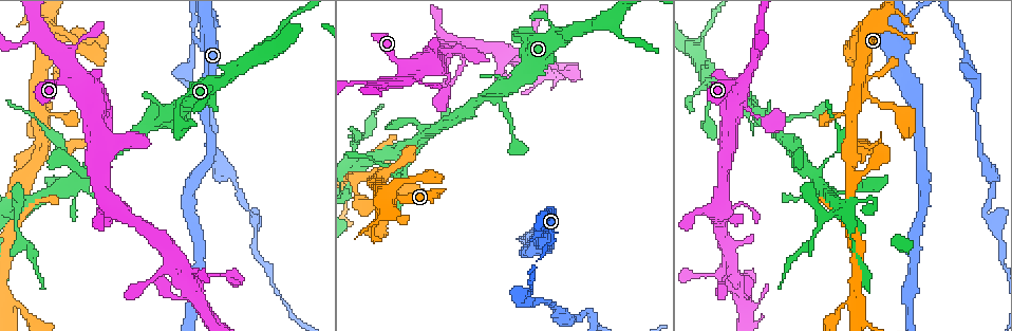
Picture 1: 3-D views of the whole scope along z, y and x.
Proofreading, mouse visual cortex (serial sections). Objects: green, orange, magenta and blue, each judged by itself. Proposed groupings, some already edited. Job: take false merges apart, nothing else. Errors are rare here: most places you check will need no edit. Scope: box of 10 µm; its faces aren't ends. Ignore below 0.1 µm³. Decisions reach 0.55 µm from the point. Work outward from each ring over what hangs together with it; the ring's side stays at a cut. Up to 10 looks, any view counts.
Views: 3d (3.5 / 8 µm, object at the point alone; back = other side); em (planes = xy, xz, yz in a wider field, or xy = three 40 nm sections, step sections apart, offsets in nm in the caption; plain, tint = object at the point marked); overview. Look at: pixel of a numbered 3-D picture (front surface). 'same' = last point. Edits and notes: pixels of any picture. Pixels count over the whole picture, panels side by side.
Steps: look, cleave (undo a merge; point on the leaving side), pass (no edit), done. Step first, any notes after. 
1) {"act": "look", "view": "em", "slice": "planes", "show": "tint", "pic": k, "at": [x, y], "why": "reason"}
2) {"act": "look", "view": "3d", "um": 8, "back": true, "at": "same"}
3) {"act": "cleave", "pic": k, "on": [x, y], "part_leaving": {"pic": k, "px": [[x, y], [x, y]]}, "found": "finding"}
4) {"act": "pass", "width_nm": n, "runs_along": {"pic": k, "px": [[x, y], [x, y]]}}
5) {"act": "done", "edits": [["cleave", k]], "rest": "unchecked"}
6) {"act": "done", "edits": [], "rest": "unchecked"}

{"act": "look", "view": "3d", "um": 8, "pic": 1, "at": [899, 23]}

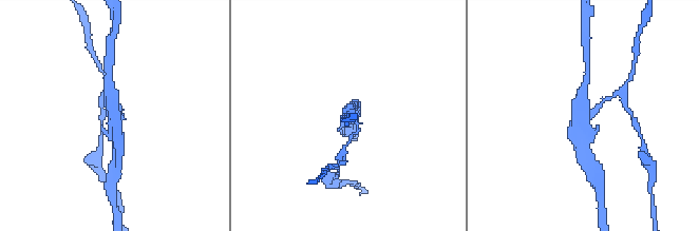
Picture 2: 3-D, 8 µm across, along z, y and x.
{"act": "look", "view": "3d", "um": 3.5, "at": "same"}

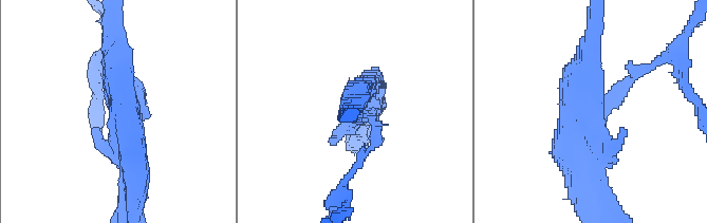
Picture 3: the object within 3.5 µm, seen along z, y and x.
{"act": "look", "view": "em", "slice": "xy", "step": 3, "show": "tint", "pic": 3, "at": [594, 111], "arms": 3, "arm_widths_nm": [200, 300, 400], "why": "now the EM"}

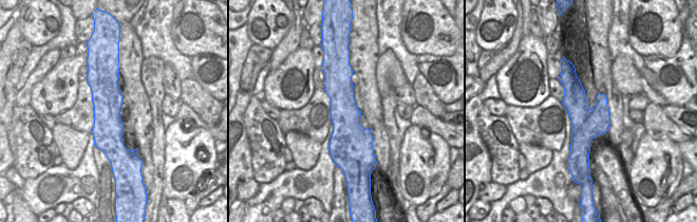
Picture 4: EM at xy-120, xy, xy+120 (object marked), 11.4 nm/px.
{"act": "cleave", "pic": 3, "on": [632, 77], "border": {"pic": 4, "px": [[343, 126], [345, 137], [371, 143]]}, "found": "two cells meet here"}

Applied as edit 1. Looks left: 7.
{"act": "look", "view": "overview", "why": "redraw"}

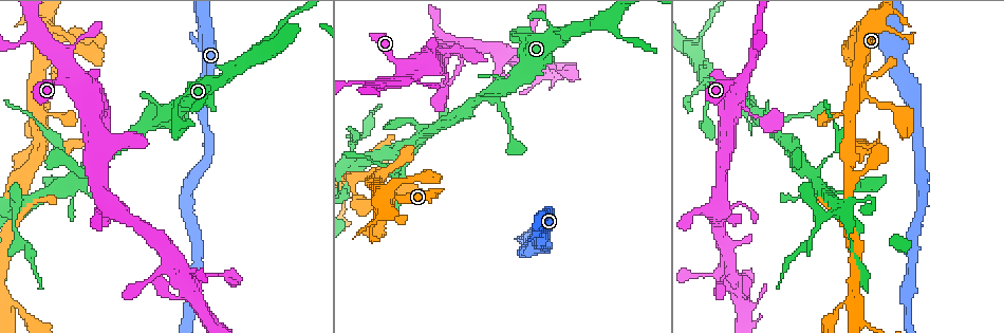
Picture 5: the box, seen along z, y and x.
{"act": "look", "view": "em", "slice": "xy", "step": 2, "show": "tint", "pic": 5, "at": [382, 83], "why": "a narrow waist"}

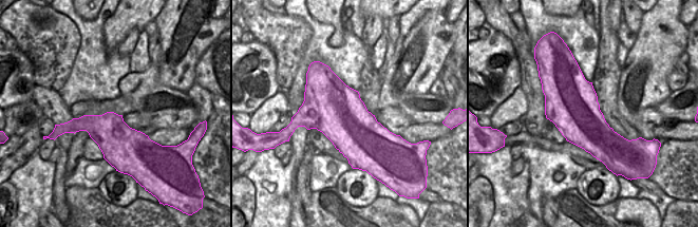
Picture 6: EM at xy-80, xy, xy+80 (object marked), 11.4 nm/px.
{"act": "look", "view": "3d", "um": 3.5, "back": true, "at": "same"}

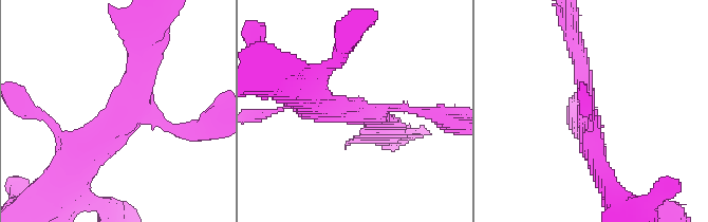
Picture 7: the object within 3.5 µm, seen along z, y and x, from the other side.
{"act": "pass", "arms": 3, "runs_along": {"pic": 7, "px": [[73, 177], [137, 92], [144, 56]]}, "found": "all the same cell"}

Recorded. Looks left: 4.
{"act": "look", "view": "3d", "um": 8, "pic": 5, "at": [424, 133], "why": "two arms in line, one across"}

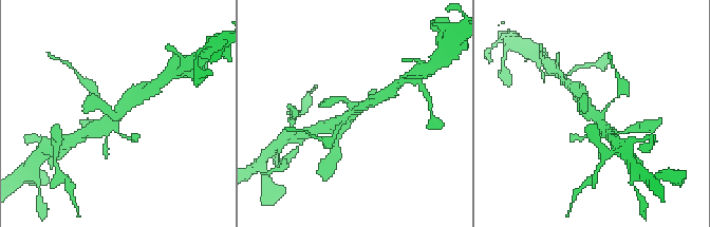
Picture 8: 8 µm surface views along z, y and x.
{"act": "look", "view": "3d", "um": 3.5, "at": "same", "why": "closer look"}

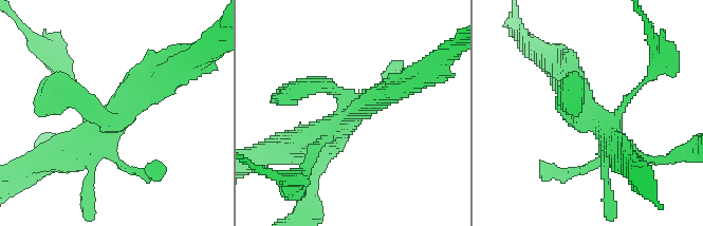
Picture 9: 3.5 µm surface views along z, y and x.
{"act": "look", "view": "em", "slice": "xy", "step": 5, "show": "tint", "pic": 9, "at": [356, 108]}

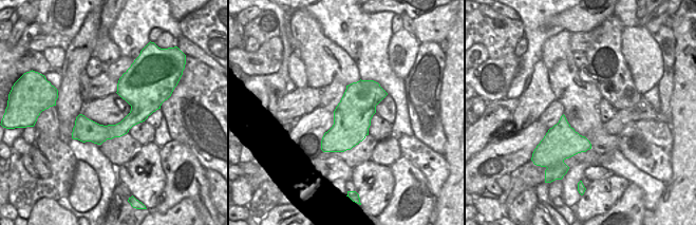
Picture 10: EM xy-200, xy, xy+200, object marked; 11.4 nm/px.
{"act": "pass", "runs_along": {"pic": 9, "px": [[167, 73], [67, 154]]}, "found": "continuous, no second cell"}

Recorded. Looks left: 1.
{"act": "done", "edits": [["cleave", 3]], "rest": "unchecked"}

